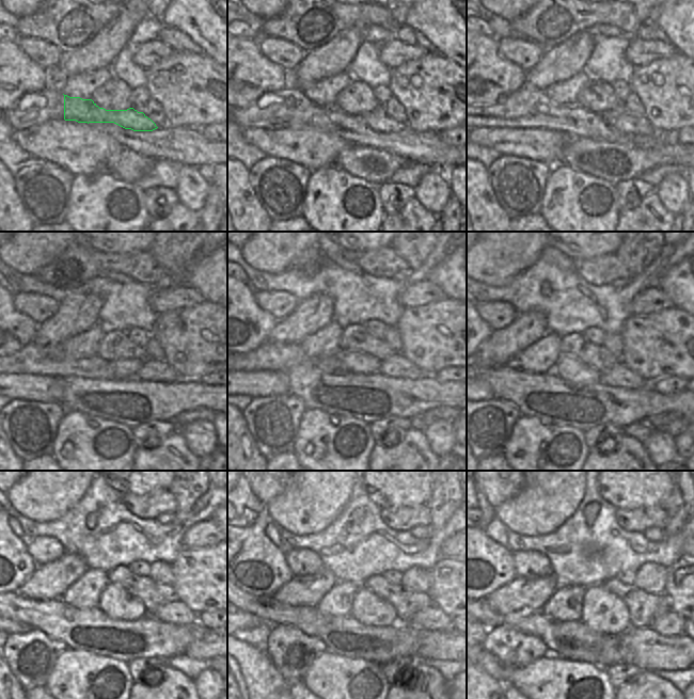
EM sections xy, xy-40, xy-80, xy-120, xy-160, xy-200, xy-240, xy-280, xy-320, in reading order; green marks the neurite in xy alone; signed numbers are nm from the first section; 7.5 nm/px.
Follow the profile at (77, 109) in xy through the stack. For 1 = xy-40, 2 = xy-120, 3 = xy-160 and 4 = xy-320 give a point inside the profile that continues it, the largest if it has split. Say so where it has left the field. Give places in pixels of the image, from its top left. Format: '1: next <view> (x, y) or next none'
1: next xy-40 (377, 121)
2: next xy-120 (151, 369)
3: next xy-160 (396, 366)
4: next xy-320 (672, 623)

